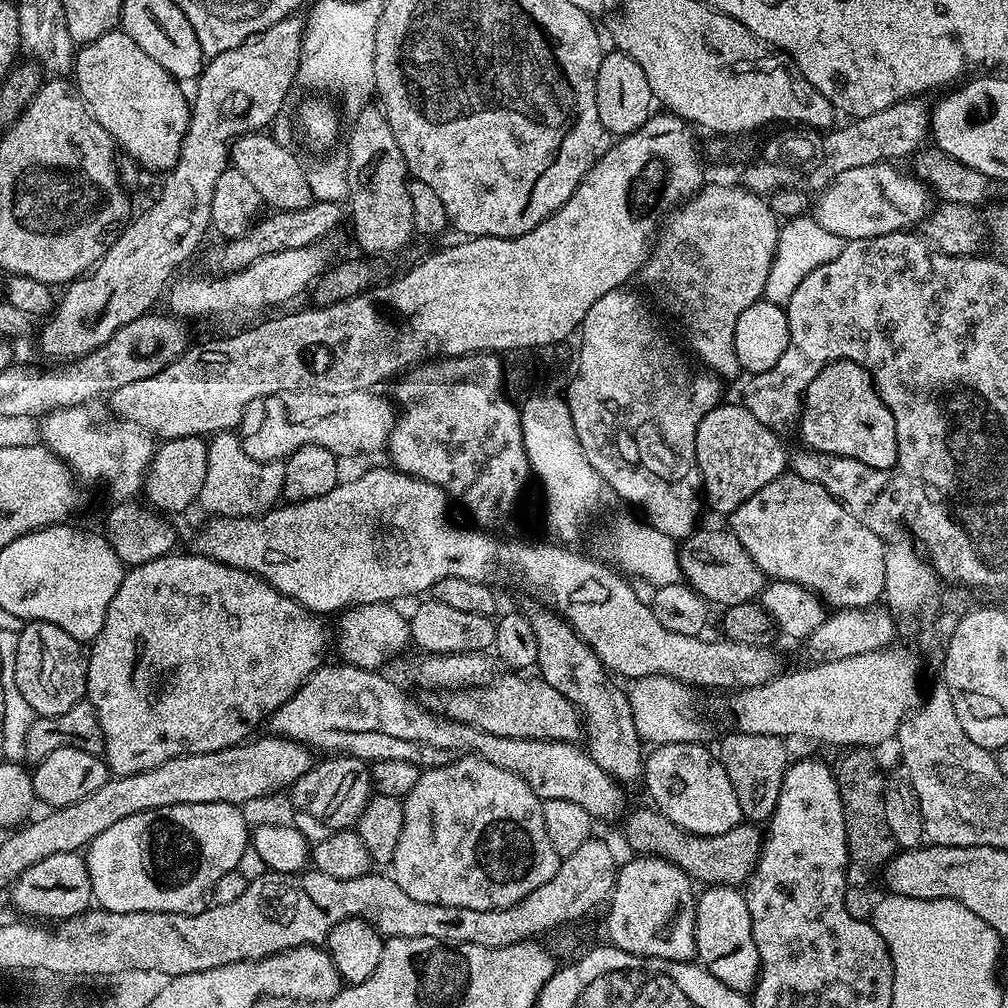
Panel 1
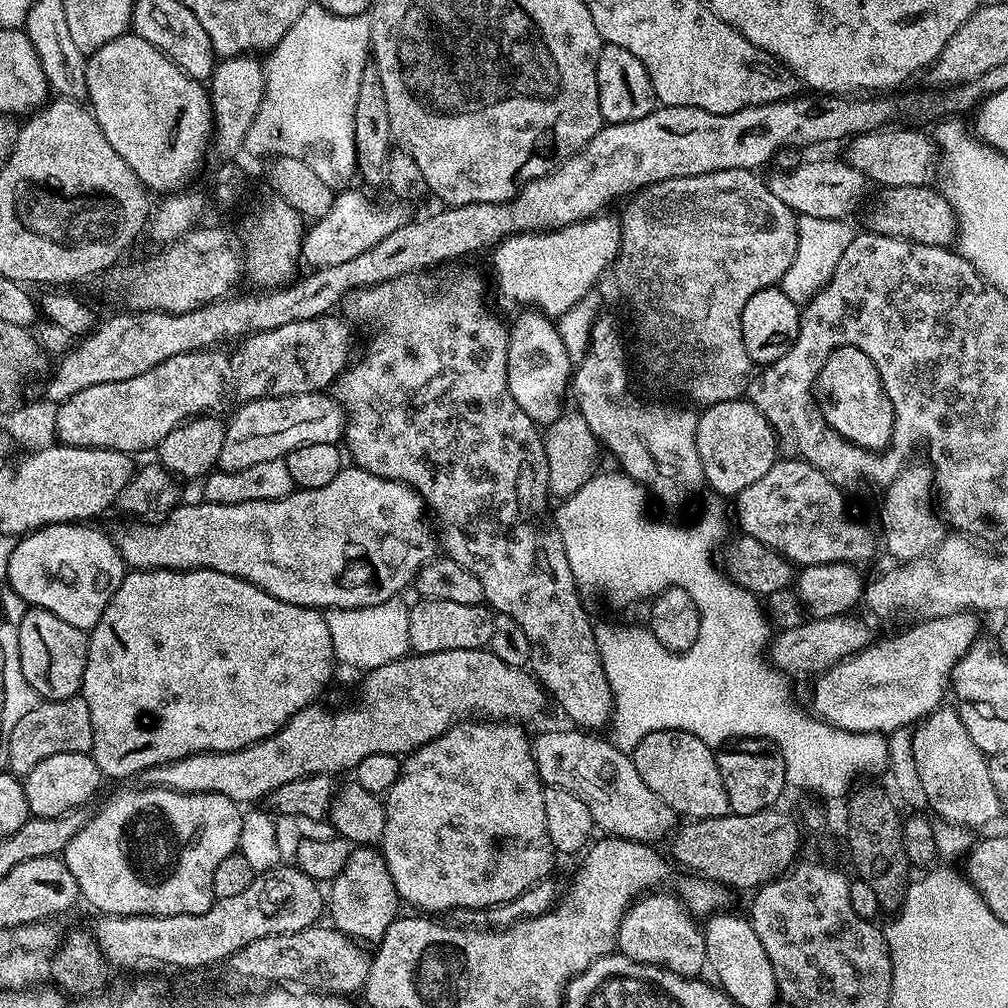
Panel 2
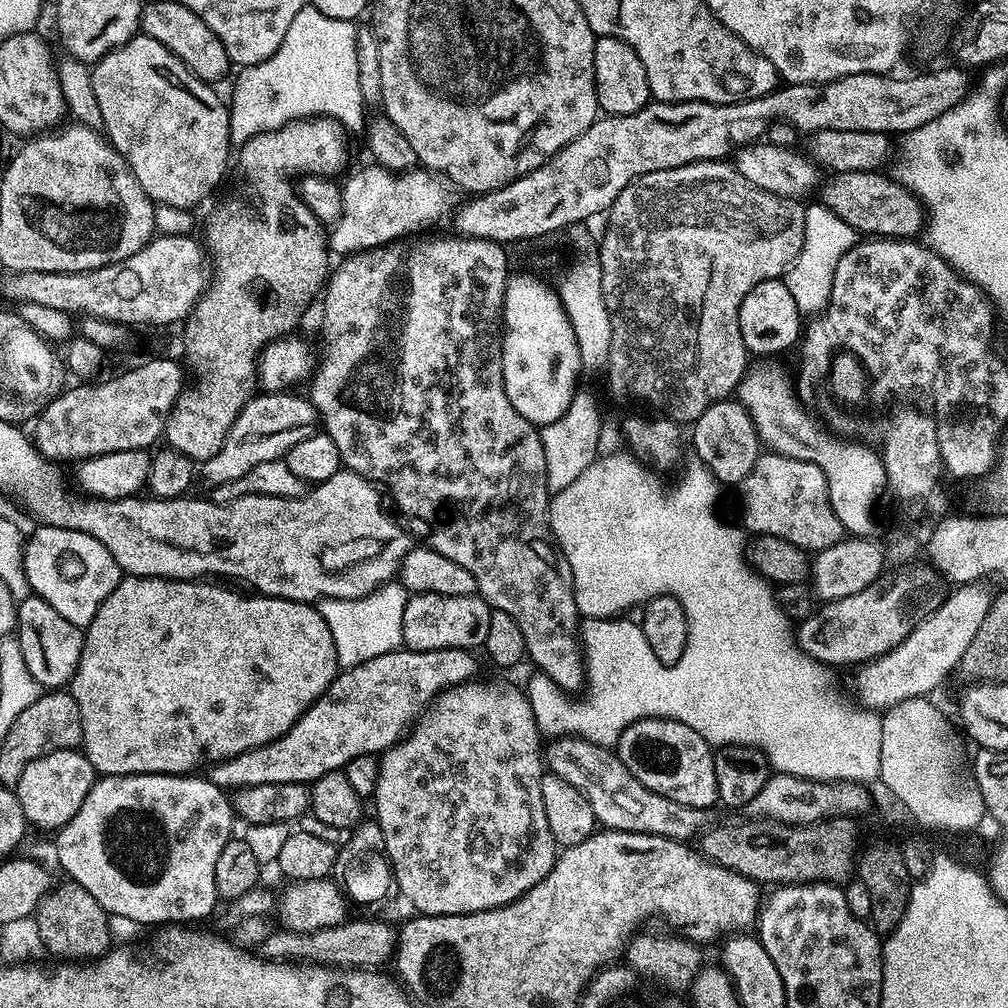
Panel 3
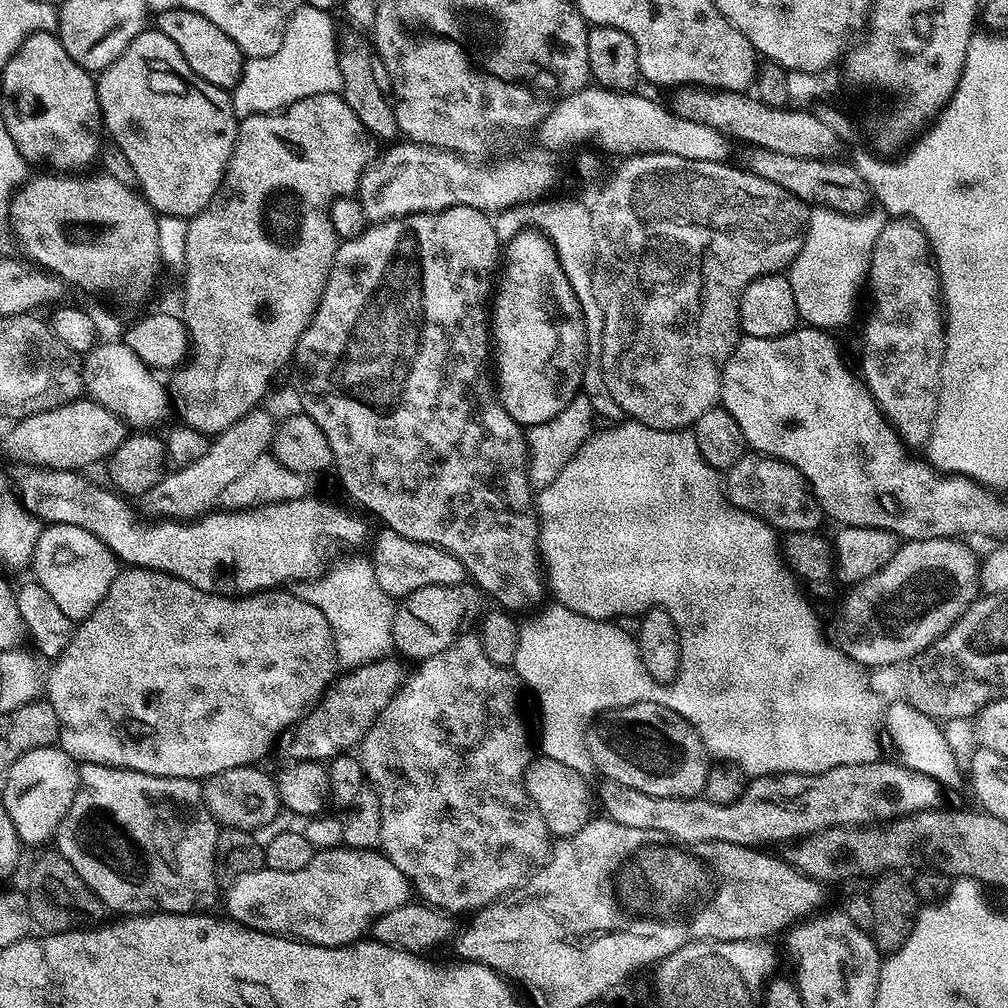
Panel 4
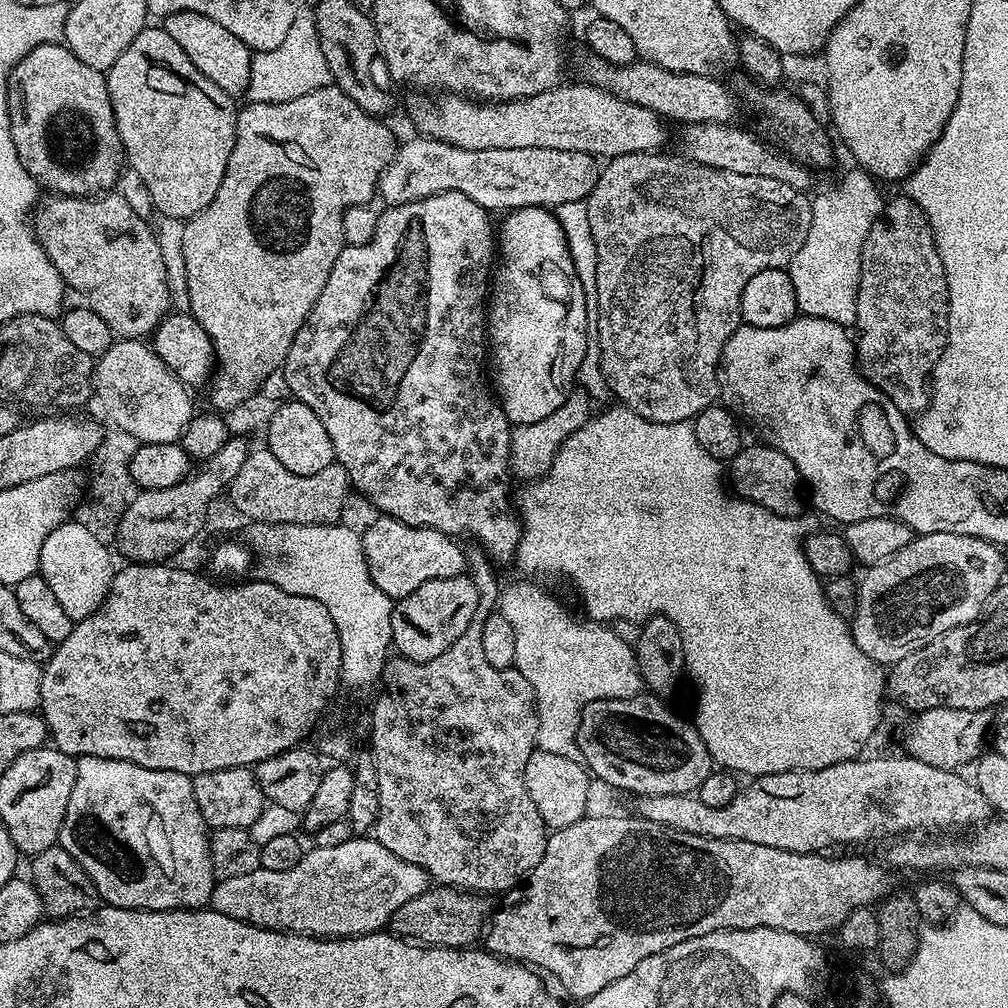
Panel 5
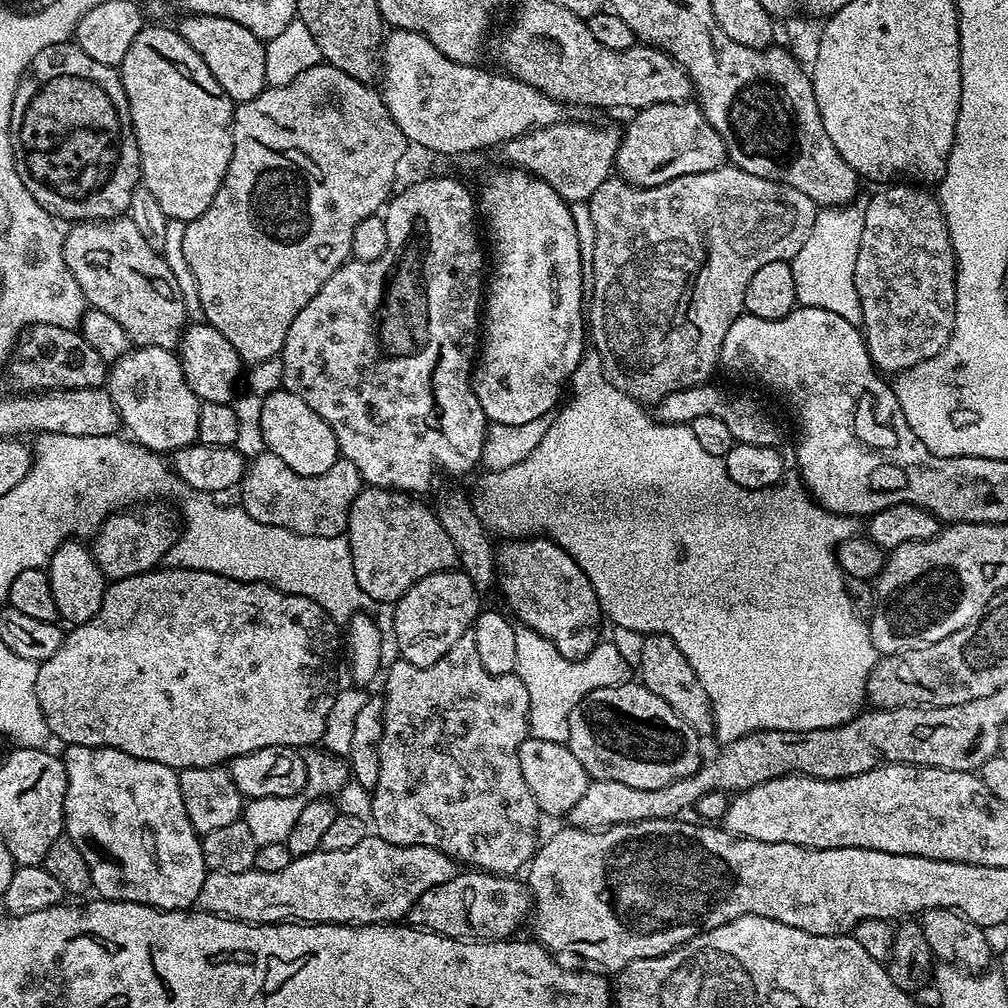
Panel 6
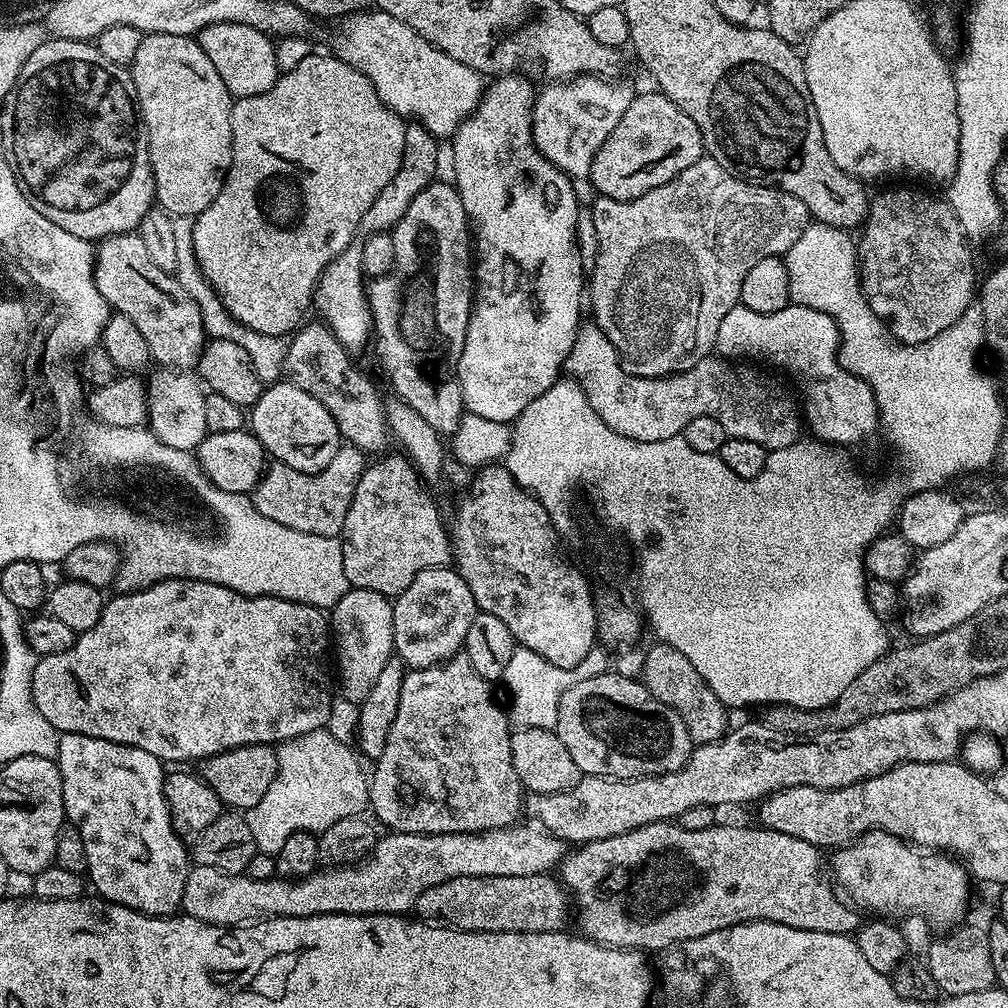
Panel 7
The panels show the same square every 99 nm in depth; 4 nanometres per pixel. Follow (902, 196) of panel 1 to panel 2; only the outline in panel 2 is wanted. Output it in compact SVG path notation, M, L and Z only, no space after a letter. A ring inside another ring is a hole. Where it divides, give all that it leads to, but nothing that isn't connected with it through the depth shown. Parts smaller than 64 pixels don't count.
M843 159L812 160L809 164L798 165L793 172L776 172L767 177L766 183L775 196L782 198L782 202L800 216L843 220L850 217L856 203L863 198L866 177Z

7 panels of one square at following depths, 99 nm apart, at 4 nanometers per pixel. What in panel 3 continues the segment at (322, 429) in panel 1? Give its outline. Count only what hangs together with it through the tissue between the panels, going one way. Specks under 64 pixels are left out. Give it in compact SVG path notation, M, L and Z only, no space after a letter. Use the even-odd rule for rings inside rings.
M288 390L253 395L248 405L240 411L234 426L226 434L226 442L222 442L222 450L214 454L214 458L203 461L202 476L215 486L234 482L234 478L242 478L258 462L270 462L287 456L302 438L311 436L318 424L316 409L311 399L291 396Z

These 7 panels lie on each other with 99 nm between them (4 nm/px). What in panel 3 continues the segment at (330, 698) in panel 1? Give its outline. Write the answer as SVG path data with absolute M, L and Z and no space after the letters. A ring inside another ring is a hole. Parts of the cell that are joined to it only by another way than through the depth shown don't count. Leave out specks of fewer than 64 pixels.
M574 736L556 738L549 744L552 745L549 748L547 745L546 748L547 771L551 775L570 782L570 786L579 788L581 794L590 802L597 821L605 829L613 832L654 834L655 836L665 836L671 840L688 842L691 841L691 836L697 835L696 837L699 837L713 823L711 821L711 815L713 813L709 809L682 806L678 802L674 802L662 794L654 794L654 790L642 786L642 782L638 782L638 778L634 778L634 774L630 774L630 770L626 770L626 766L621 762L619 756L616 755L612 748L603 748L602 746L591 744Z

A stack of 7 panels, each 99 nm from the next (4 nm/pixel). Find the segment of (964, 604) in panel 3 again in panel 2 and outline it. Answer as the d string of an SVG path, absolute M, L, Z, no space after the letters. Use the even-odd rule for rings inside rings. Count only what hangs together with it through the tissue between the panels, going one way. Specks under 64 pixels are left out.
M969 610L955 612L942 618L921 620L913 623L913 628L892 636L889 640L873 642L860 652L855 652L846 660L839 660L833 668L819 673L815 677L816 685L812 688L811 715L817 720L841 728L847 732L878 732L891 734L897 729L907 729L924 719L929 712L941 707L940 700L946 696L952 678L952 668L968 652L970 646L978 639L976 632L980 628L977 613Z

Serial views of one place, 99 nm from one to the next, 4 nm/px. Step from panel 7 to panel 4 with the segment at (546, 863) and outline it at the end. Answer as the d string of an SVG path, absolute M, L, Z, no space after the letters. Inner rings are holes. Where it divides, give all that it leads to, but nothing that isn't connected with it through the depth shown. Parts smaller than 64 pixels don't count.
M325 848L317 851L312 861L305 869L297 871L279 871L272 870L267 867L254 870L254 874L242 874L242 878L231 881L227 885L228 897L225 898L224 904L228 907L227 915L235 920L238 924L244 924L247 928L252 928L255 932L271 932L274 936L286 936L293 940L302 940L306 944L317 944L318 946L326 946L327 948L343 948L351 946L361 939L360 936L369 931L372 922L382 914L390 914L390 910L398 910L398 906L409 903L410 885L402 874L402 870L398 870L398 866L394 866L394 862L390 862L387 856L376 850L361 850L358 848Z

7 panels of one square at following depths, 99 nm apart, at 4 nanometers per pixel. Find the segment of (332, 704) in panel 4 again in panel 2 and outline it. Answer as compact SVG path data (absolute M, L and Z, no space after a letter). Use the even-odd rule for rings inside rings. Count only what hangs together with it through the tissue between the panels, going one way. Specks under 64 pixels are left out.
M488 648L470 650L438 650L409 654L402 660L395 660L386 666L378 666L367 673L360 684L360 697L349 708L337 712L327 712L324 708L309 706L303 708L294 718L290 718L273 736L254 742L242 750L233 752L203 752L175 760L169 764L159 764L140 773L141 785L150 788L165 788L175 792L194 794L222 794L241 806L248 806L251 800L262 801L274 790L294 779L307 776L327 776L334 772L354 770L362 758L370 754L390 754L400 756L411 754L424 744L438 738L457 722L469 718L483 718L488 722L525 722L532 720L544 708L546 692L531 671L524 668L506 666Z

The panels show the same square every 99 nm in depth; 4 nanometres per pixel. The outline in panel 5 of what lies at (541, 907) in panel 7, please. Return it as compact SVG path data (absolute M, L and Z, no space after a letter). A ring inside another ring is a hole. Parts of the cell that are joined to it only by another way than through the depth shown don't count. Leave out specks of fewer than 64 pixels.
M432 886L427 892L418 894L418 898L410 898L410 902L398 906L386 928L393 936L433 948L466 948L481 939L490 919L490 907L484 900L487 899L475 892Z

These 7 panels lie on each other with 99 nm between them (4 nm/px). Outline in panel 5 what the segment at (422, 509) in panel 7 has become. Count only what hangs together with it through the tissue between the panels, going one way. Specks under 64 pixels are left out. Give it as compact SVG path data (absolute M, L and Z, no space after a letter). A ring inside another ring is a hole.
M380 514L375 518L377 520L362 532L366 566L374 586L393 602L406 598L406 594L414 594L422 582L458 576L465 571L465 549L460 549L453 537L433 528L415 528L398 522L393 516Z

